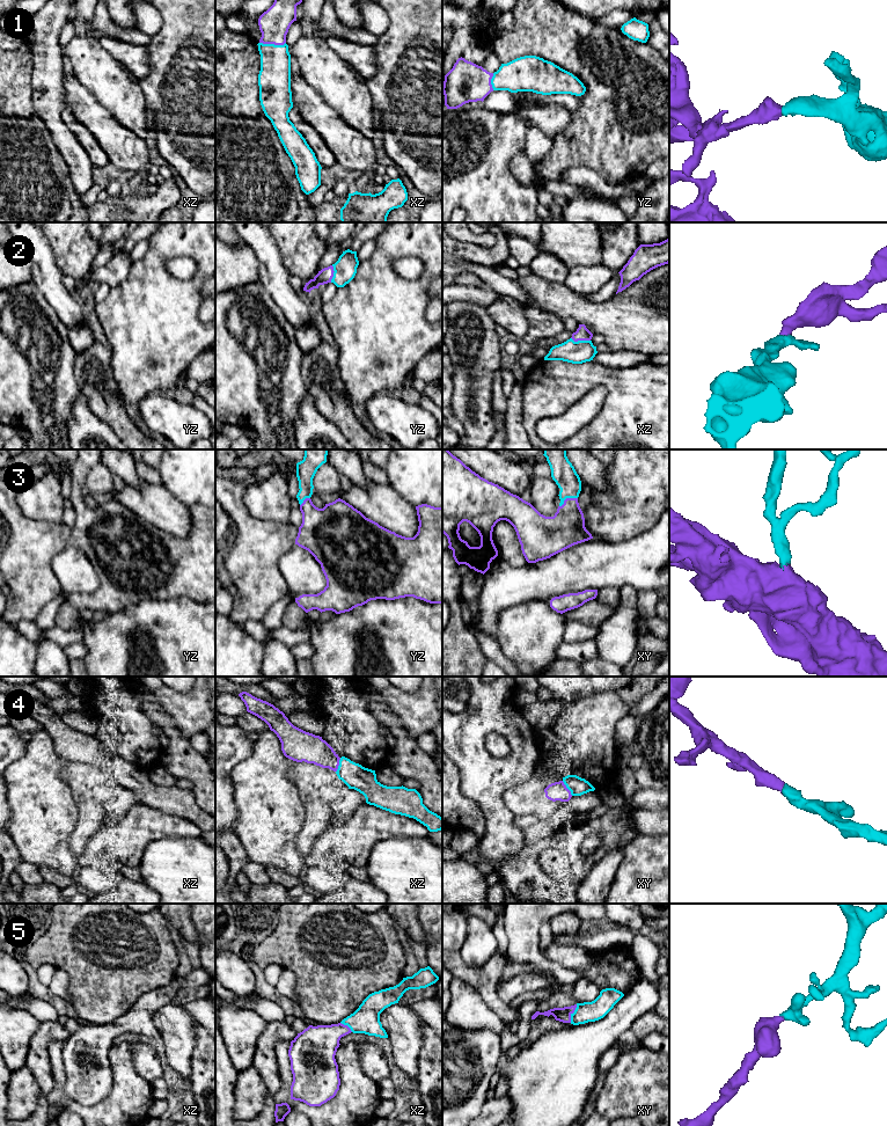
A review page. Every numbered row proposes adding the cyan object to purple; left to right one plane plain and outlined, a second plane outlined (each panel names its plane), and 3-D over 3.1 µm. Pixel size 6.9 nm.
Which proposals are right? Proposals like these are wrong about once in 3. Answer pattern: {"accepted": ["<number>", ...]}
{"accepted": ["1", "2", "3", "4", "5"]}

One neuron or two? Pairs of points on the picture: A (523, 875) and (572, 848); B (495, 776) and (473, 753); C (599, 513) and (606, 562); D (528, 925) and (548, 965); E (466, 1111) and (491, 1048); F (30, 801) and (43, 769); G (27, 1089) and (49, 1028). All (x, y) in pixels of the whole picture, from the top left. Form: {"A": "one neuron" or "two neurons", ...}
{"A": "one neuron", "B": "one neuron", "C": "two neurons", "D": "one neuron", "E": "one neuron", "F": "one neuron", "G": "two neurons"}

